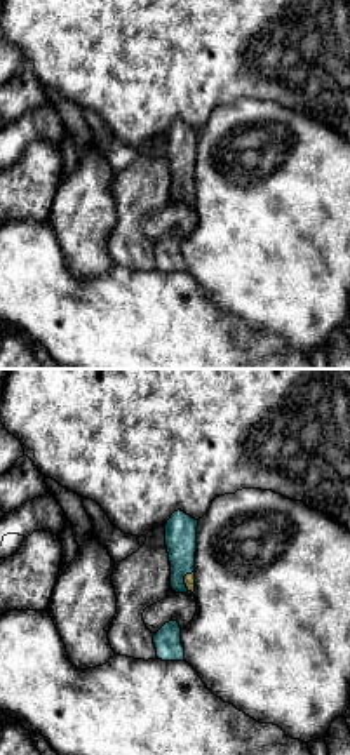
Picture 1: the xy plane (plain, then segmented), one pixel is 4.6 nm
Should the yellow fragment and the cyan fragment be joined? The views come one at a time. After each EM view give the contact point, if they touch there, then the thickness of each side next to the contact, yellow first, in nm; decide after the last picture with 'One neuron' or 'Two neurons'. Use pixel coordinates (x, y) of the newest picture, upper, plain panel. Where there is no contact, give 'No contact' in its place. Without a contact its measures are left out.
Touches yellow at (185, 192). Thickness 50 nm (yellow) against 140 nm

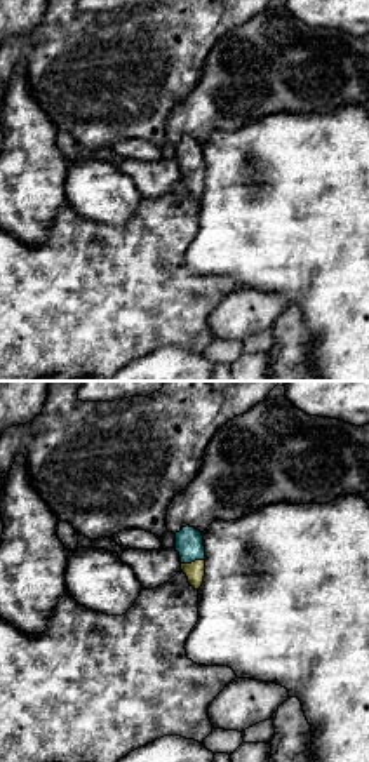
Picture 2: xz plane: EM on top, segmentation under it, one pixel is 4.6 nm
Touches yellow at (192, 173). Thickness 90 nm (yellow) against 130 nm

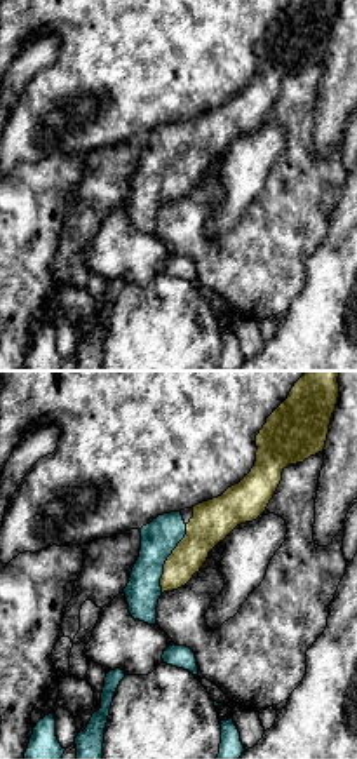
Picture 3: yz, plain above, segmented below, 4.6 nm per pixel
Touches yellow at (168, 169). Thickness 180 nm (yellow) against 170 nm

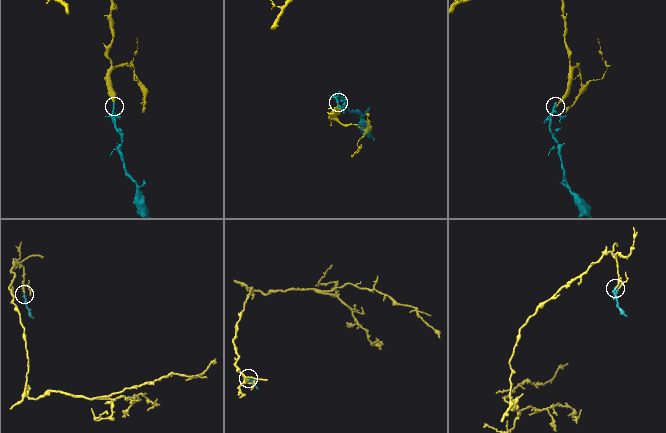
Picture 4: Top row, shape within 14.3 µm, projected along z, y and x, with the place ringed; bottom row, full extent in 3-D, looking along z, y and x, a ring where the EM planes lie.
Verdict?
One neuron

